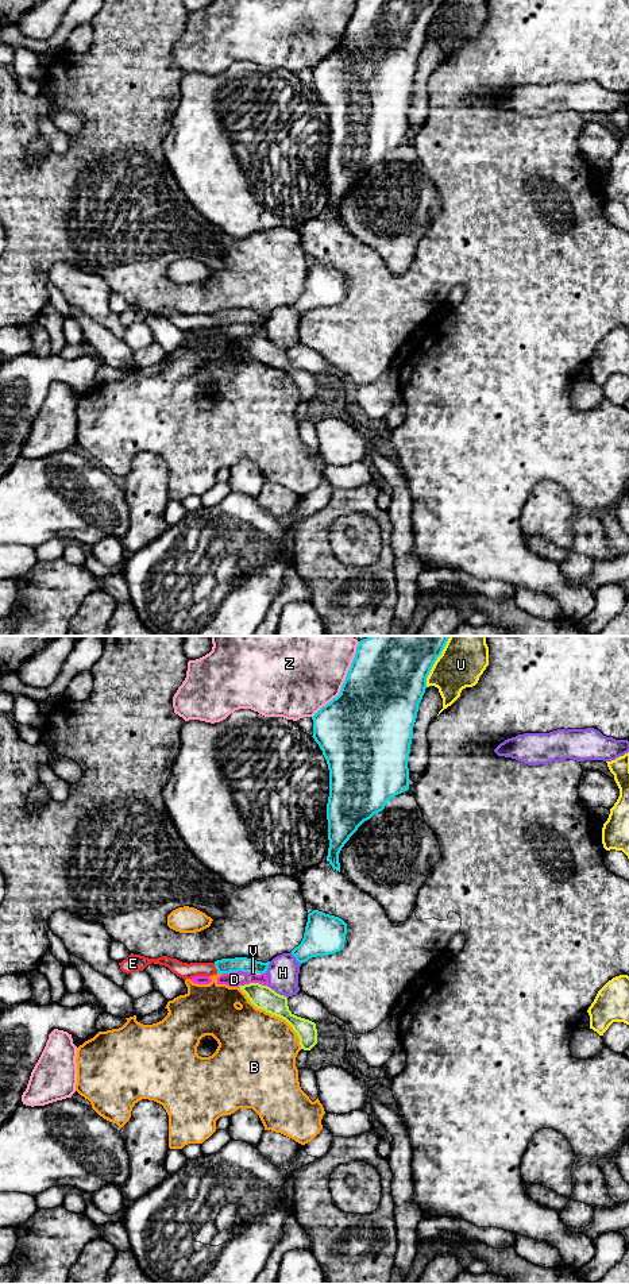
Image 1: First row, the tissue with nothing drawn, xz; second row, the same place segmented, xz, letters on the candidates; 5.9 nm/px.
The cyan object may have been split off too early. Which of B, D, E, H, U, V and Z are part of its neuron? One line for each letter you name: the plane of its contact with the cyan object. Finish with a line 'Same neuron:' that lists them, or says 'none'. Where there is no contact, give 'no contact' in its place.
E: xz
Same neuron: E

